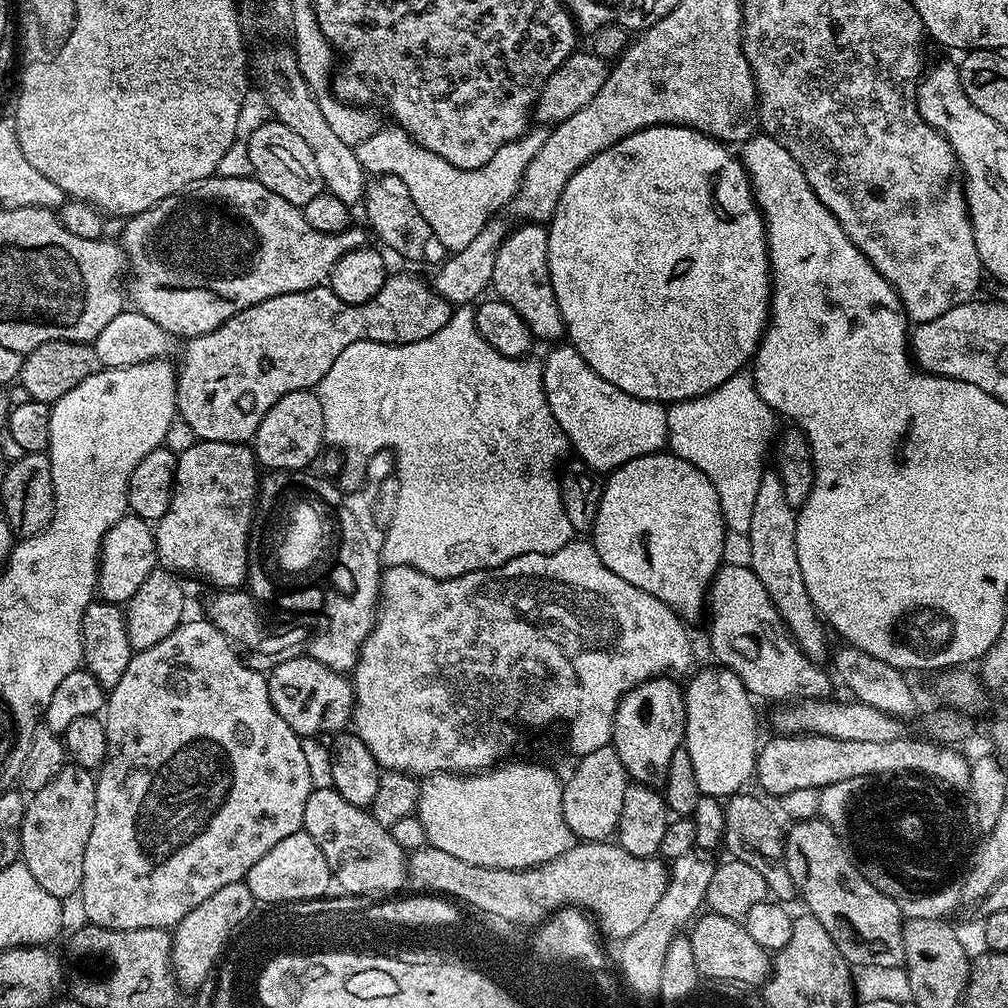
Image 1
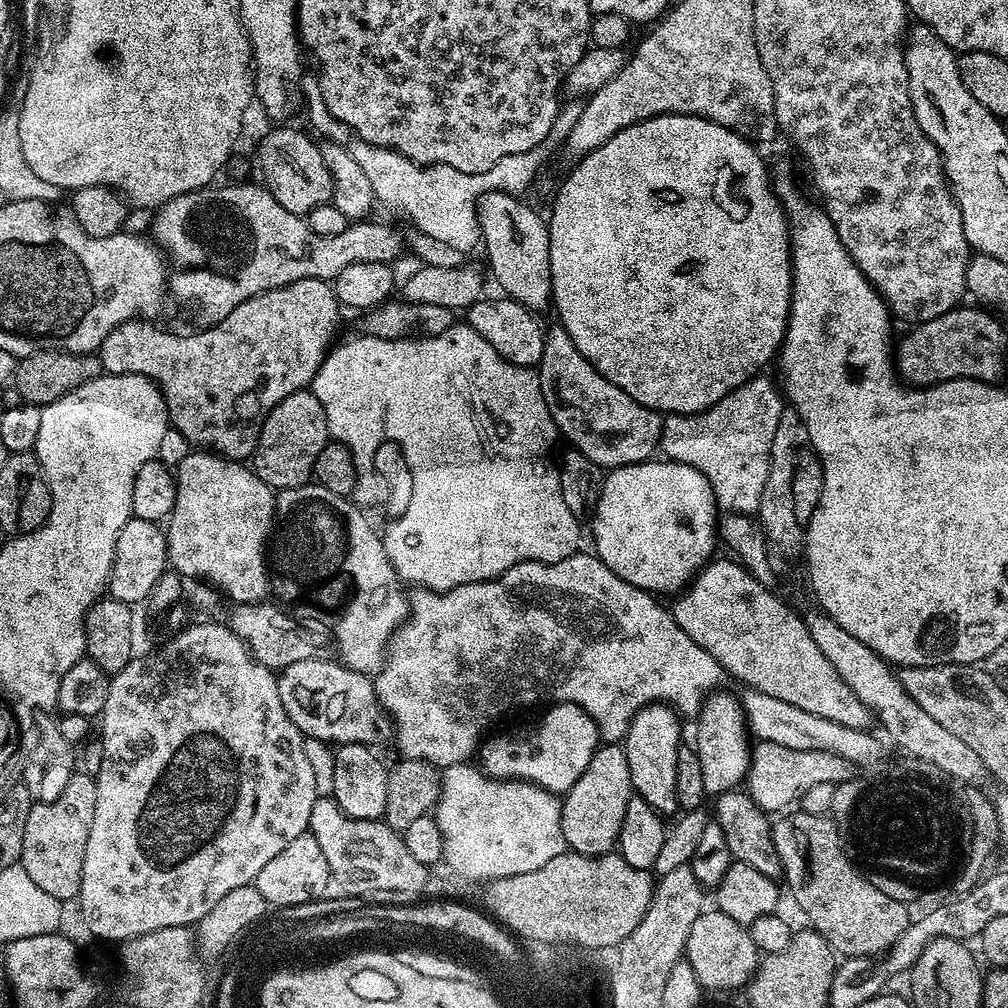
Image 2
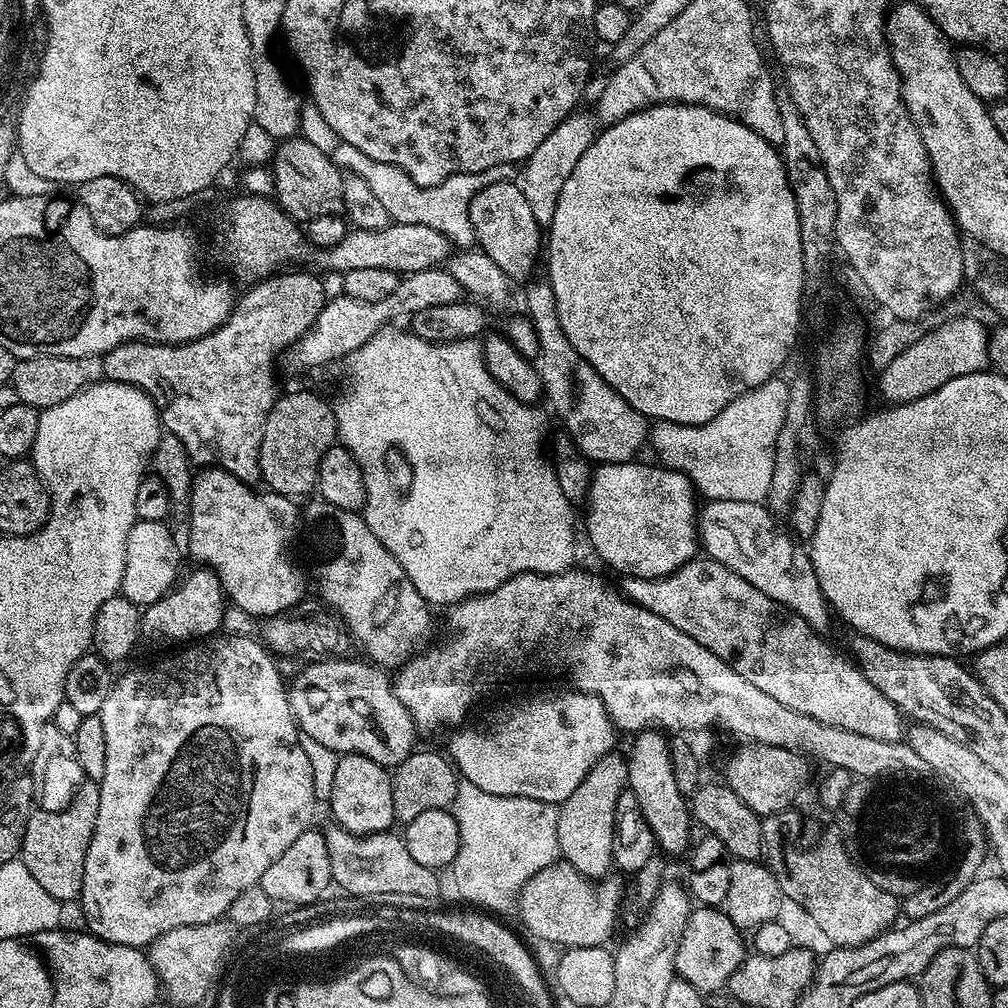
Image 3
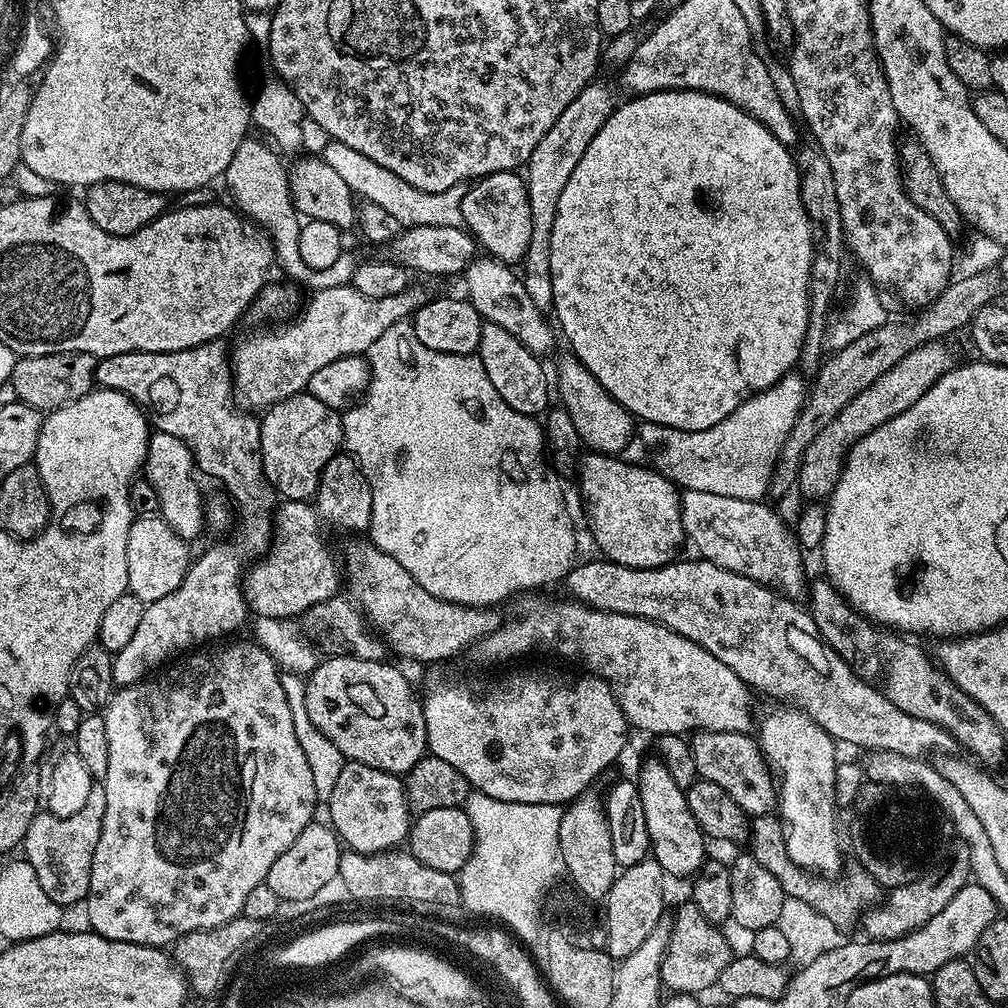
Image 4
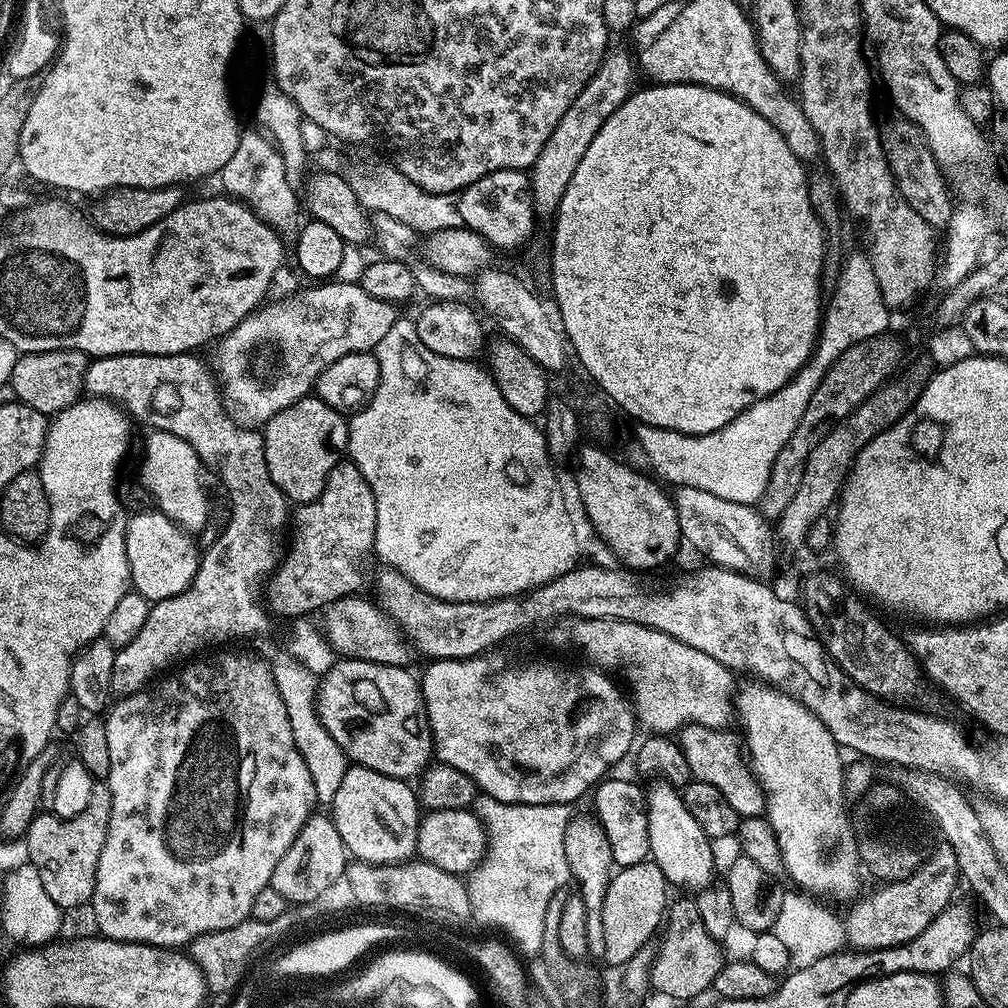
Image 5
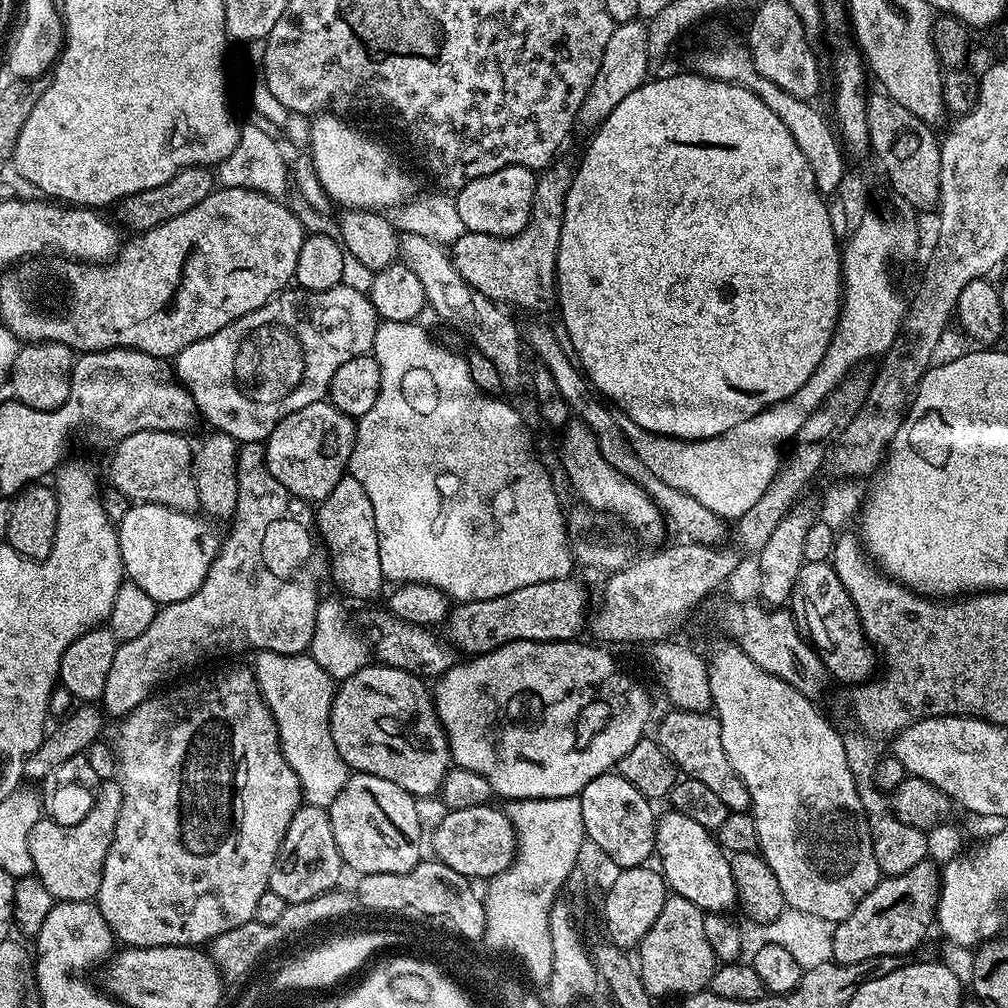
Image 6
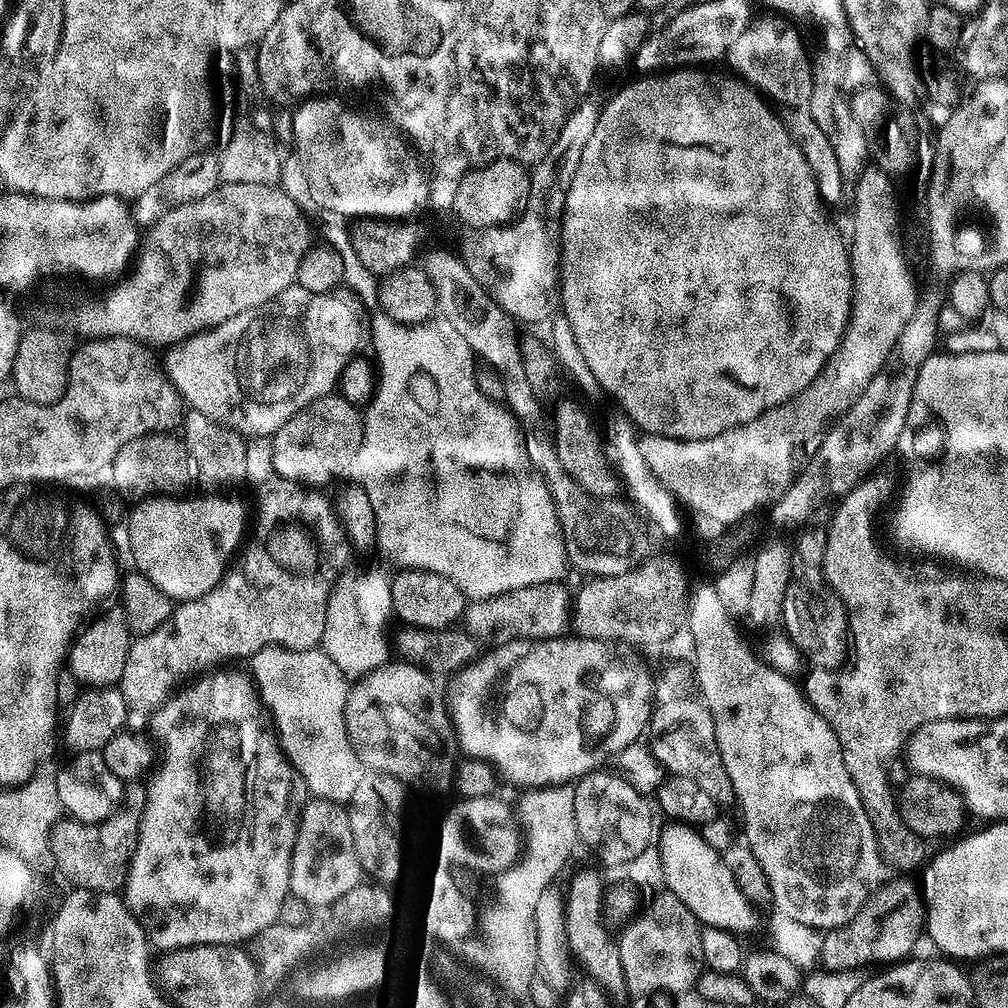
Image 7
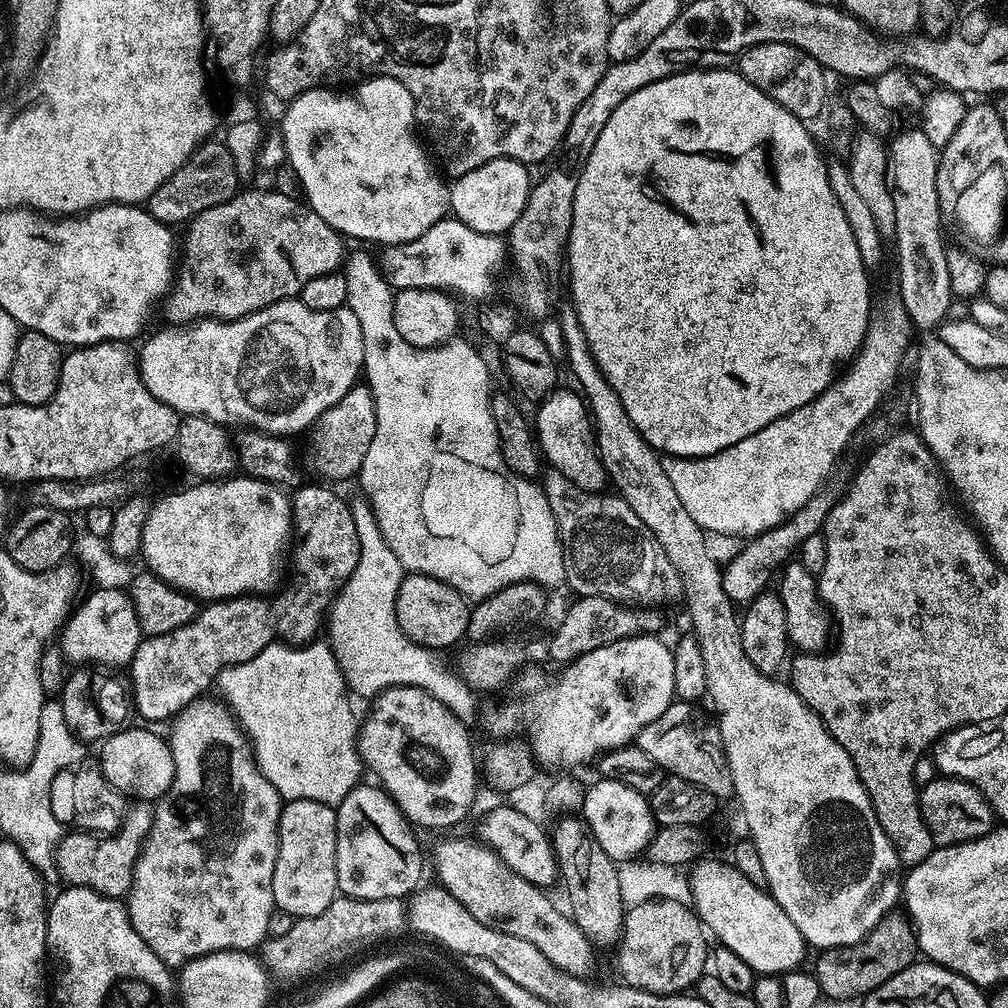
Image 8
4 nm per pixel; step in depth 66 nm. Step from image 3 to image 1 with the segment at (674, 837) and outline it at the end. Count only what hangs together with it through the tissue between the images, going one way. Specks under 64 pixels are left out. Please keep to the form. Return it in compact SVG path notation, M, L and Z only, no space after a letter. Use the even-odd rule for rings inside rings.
M667 675L653 676L651 680L642 682L638 687L629 688L620 697L620 704L616 708L616 723L612 729L611 745L616 748L618 758L622 760L622 766L625 767L628 776L635 783L649 786L663 785L670 766L670 758L674 758L674 750L678 750L682 746L684 692L681 685L676 685L672 680L675 679L669 678Z

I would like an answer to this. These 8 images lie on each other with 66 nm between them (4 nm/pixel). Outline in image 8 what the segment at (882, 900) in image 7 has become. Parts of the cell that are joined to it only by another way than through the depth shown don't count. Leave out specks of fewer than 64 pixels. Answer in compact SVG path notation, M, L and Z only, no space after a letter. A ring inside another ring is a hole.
M892 910L876 923L864 938L856 944L841 948L826 948L819 953L814 975L821 993L832 1000L863 998L882 982L894 978L914 963L918 956L918 936L911 919L903 911Z

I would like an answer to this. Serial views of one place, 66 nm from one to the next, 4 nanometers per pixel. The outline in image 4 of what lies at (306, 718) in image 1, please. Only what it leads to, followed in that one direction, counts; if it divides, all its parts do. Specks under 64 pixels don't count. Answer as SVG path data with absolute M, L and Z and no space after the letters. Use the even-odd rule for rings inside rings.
M330 656L323 659L307 677L302 707L310 714L310 722L314 722L314 726L318 726L318 730L322 730L322 734L326 734L326 738L338 746L345 761L353 760L378 770L407 774L426 755L426 718L421 697L412 693L407 678L388 663L353 656Z

